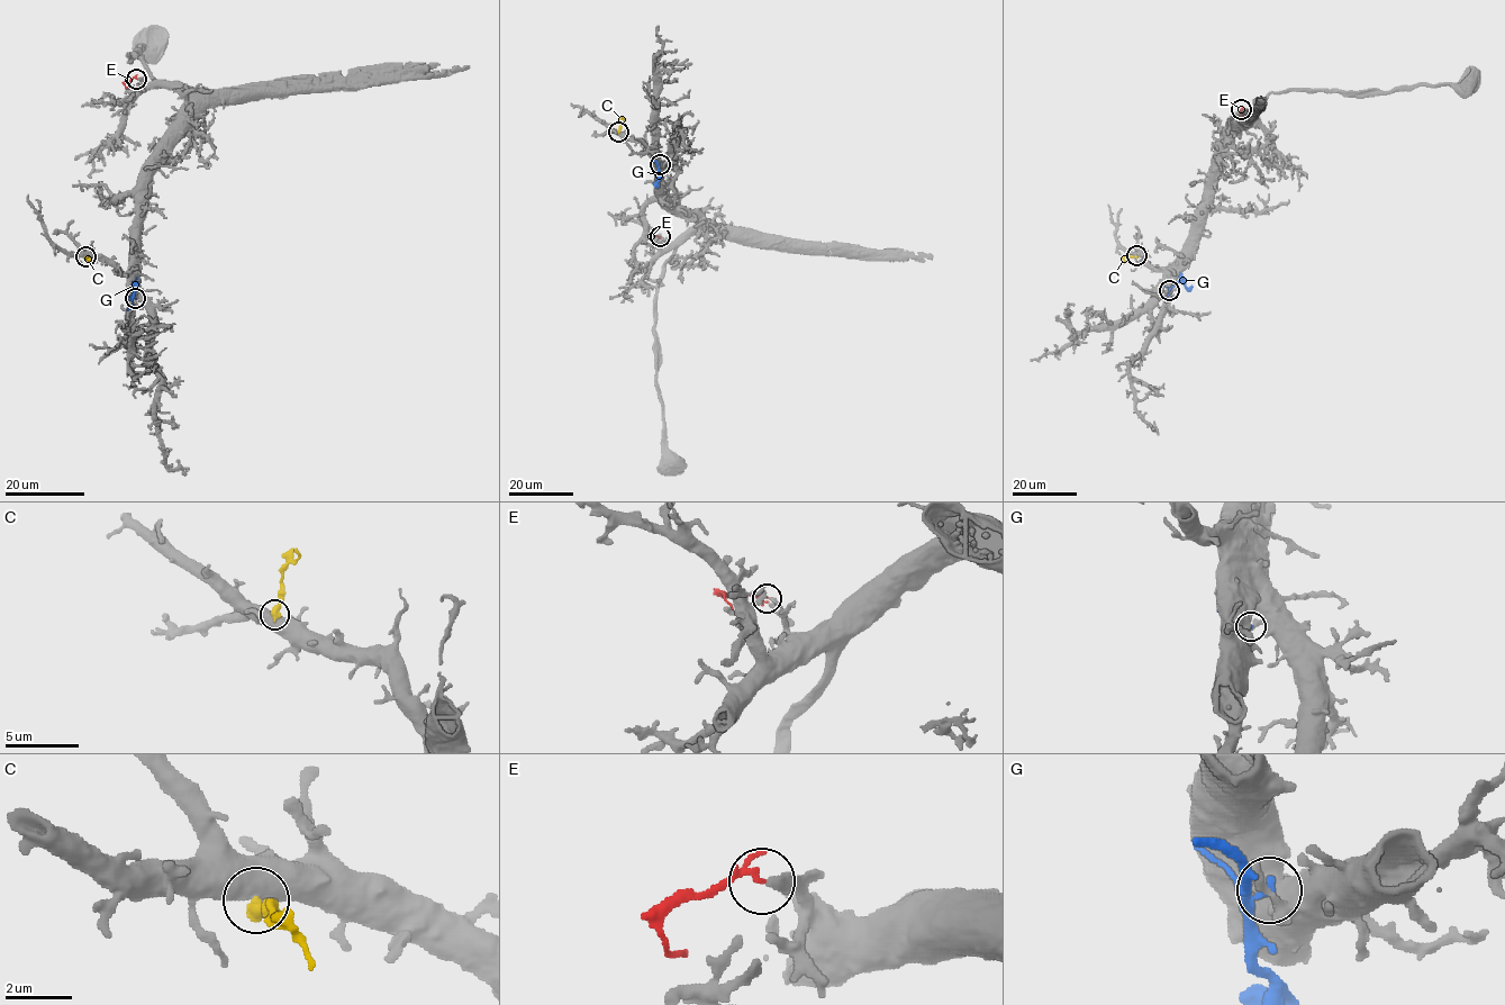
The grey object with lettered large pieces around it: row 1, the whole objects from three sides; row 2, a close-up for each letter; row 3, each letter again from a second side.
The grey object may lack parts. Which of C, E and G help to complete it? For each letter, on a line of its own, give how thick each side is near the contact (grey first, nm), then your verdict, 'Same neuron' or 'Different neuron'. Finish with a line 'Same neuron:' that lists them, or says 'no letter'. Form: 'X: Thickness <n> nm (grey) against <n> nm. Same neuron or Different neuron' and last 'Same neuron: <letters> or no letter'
C: Thickness 750 nm (grey) against 480 nm. Different neuron
E: Thickness 320 nm (grey) against 140 nm. Same neuron
G: Thickness 360 nm (grey) against 140 nm. Different neuron
Same neuron: E

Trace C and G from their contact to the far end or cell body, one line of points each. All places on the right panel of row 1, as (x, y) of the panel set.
C: (1136, 255), (1126, 257), (1122, 263)
G: (1170, 289), (1179, 282), (1187, 289), (1193, 287)

